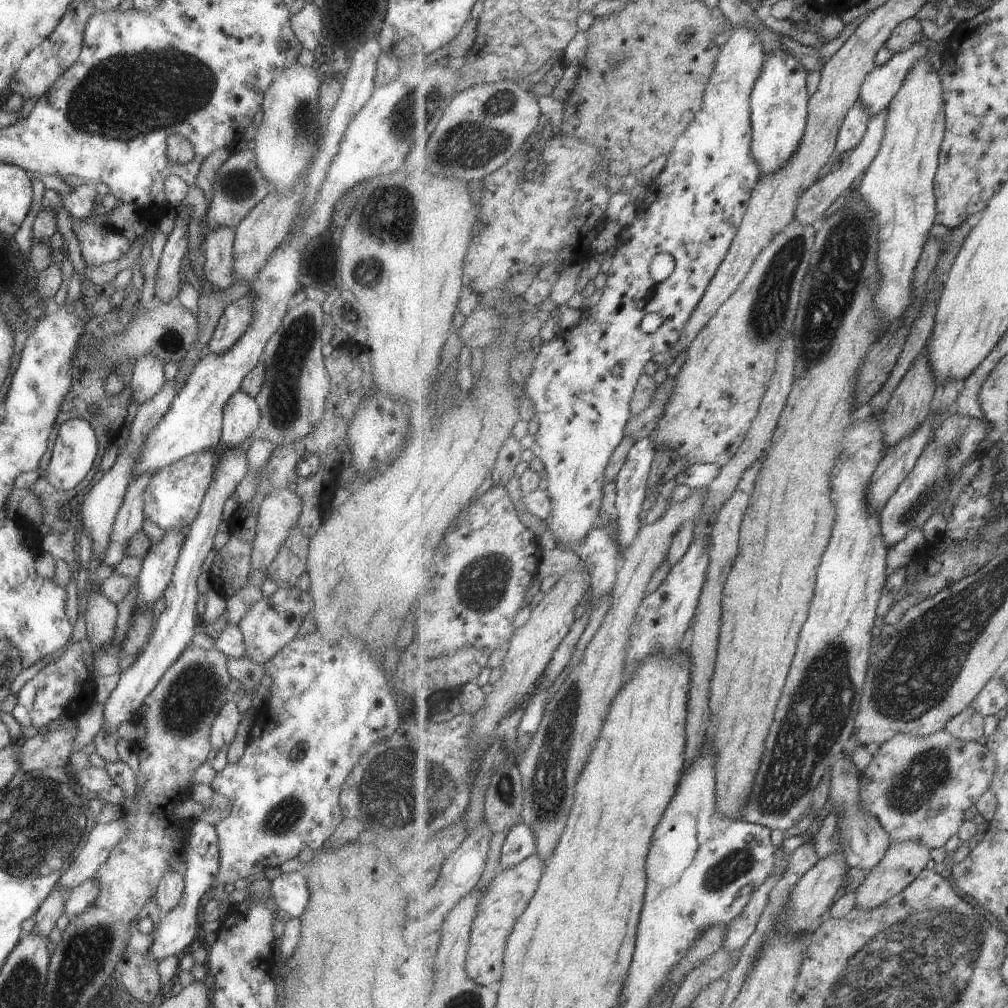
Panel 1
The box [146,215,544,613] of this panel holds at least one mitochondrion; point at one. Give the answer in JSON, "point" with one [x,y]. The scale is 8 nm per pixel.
{"point":[290,354]}

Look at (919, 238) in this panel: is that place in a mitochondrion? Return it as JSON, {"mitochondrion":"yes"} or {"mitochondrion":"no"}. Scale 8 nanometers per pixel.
{"mitochondrion":"no"}

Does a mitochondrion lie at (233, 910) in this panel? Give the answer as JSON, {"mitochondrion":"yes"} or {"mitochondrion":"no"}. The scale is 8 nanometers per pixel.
{"mitochondrion":"no"}

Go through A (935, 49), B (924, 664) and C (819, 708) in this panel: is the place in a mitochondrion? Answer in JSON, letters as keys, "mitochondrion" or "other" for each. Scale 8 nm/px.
{"A":"other","B":"mitochondrion","C":"mitochondrion"}

